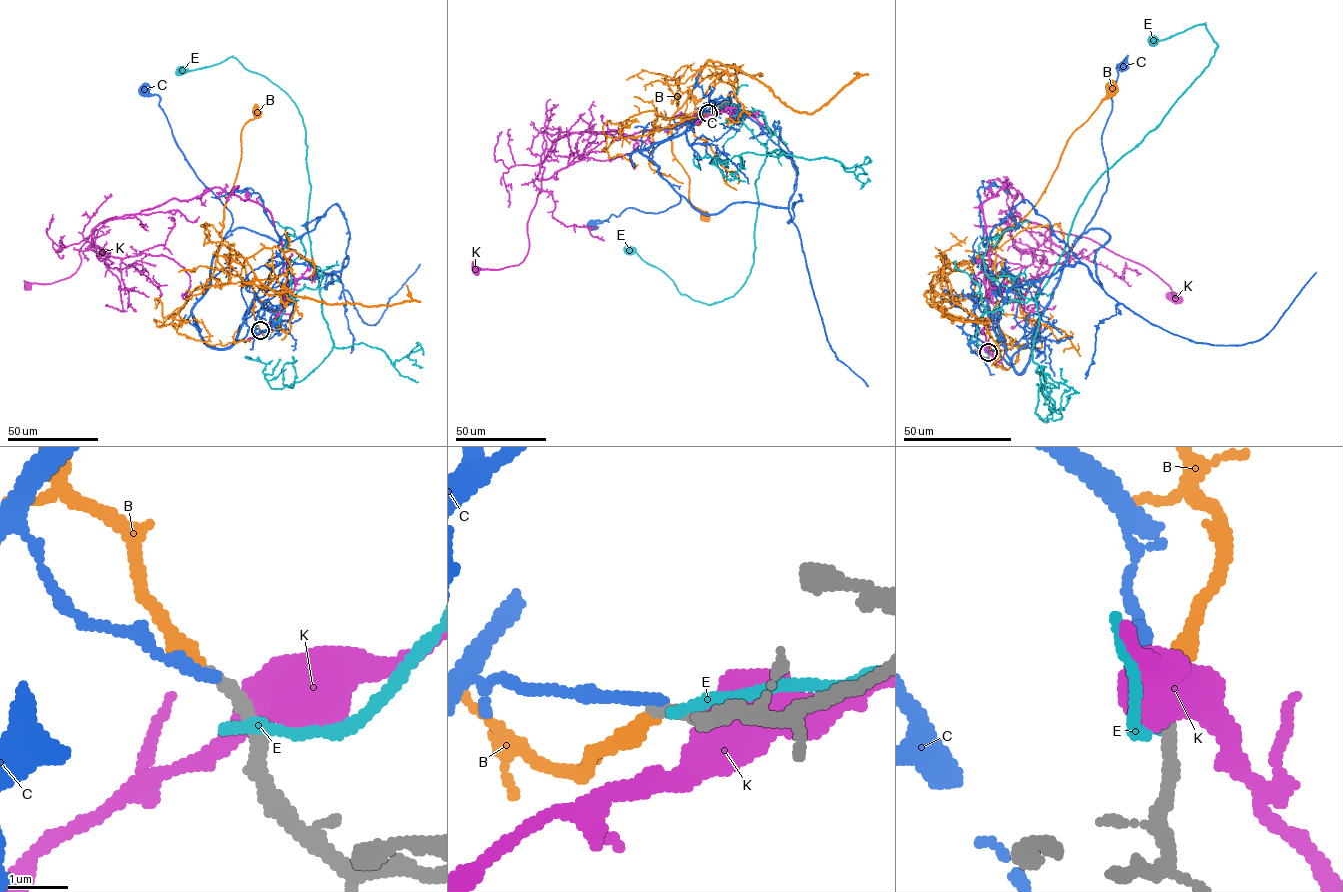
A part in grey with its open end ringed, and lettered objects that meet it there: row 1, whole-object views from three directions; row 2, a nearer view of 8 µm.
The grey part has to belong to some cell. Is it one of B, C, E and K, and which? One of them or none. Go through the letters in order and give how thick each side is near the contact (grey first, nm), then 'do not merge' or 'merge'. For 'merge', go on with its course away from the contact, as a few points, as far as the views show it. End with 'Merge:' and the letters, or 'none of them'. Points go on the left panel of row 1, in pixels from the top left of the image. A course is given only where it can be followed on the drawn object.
B: calibres 240 and 280 nm; merge; course (261, 330), (253, 311), (254, 291), (216, 259), (224, 207), (241, 155), (241, 131), (256, 110)
C: calibres 260 and 200 nm; do not merge
E: calibres 360 and 220 nm; do not merge
K: calibres 340 and 550 nm; do not merge
Merge: B

